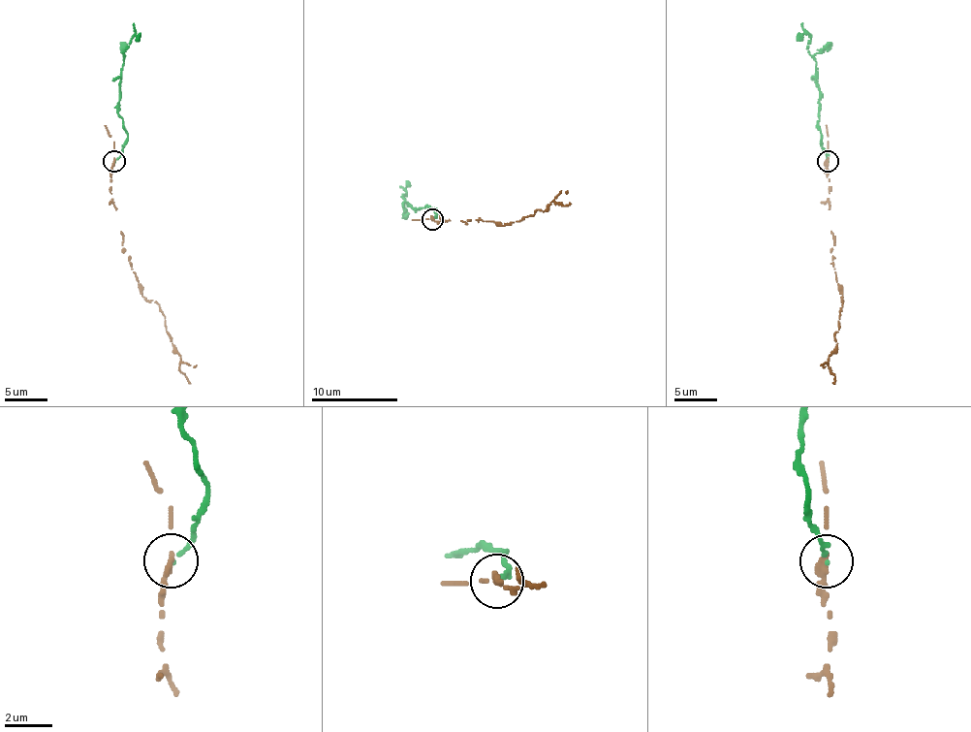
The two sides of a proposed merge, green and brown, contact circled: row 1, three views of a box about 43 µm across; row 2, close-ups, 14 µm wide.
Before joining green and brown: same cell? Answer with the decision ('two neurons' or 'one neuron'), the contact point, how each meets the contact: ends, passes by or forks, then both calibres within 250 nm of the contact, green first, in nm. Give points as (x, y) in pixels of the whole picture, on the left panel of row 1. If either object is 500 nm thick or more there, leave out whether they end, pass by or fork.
two neurons | (114, 161) | green ends | brown passes by | 180/240 nm

